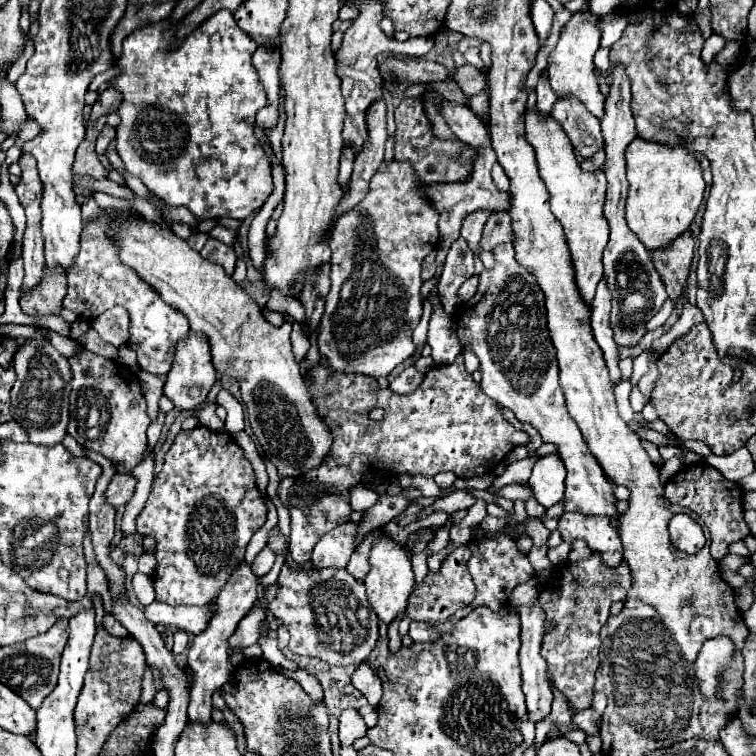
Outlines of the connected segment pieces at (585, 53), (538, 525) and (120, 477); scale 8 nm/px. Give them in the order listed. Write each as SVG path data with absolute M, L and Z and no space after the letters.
M589 12L573 14L573 18L563 26L561 38L549 54L549 84L551 84L557 98L575 96L579 102L585 104L585 108L593 116L603 118L605 116L605 96L599 92L597 80L593 76L593 68L595 68L593 56L599 48L599 38L601 38L601 30L597 28L597 20L599 20L599 16L593 16Z
M527 518L525 532L533 538L533 544L535 544L535 546L547 544L547 540L549 540L549 536L551 536L551 532L549 532L549 530L543 526L543 522L537 520L537 518Z
M115 472L107 490L105 490L105 502L119 508L123 504L129 502L129 498L133 496L133 490L135 490L135 484L137 480L133 476L127 476L127 474L119 474Z

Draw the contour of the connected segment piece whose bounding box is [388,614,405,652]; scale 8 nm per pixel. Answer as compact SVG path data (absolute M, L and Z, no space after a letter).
M401 614L395 622L391 622L388 626L389 648L392 652L397 652L402 646L401 637L399 636L399 632L397 632L397 624L399 624L399 620L401 620L403 616L405 616L405 614Z

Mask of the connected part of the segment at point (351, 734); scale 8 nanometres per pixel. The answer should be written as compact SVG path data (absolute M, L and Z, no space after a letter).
M347 708L339 716L339 740L341 746L351 746L357 738L365 736L367 724L365 720L357 714L355 708Z

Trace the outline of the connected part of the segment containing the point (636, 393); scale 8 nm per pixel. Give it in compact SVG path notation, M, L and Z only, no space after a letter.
M638 386L632 388L629 400L635 413L641 412L648 401L645 396L641 394Z

